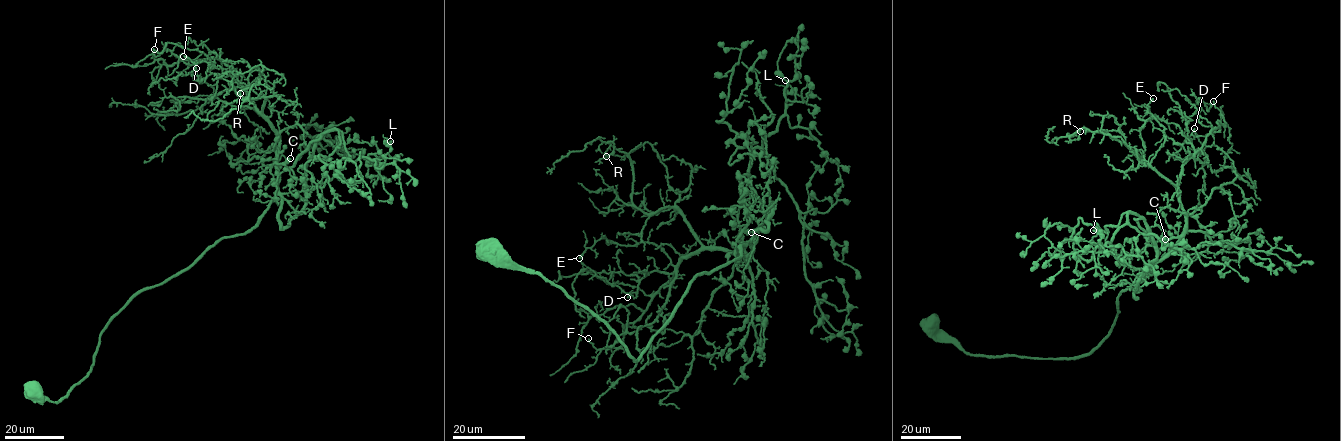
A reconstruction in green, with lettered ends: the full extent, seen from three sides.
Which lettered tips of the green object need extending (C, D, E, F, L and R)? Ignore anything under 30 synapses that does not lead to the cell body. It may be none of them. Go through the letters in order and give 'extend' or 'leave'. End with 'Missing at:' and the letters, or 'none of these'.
C: leave
D: leave
E: leave
F: leave
L: leave
R: leave
Missing at: none of these

